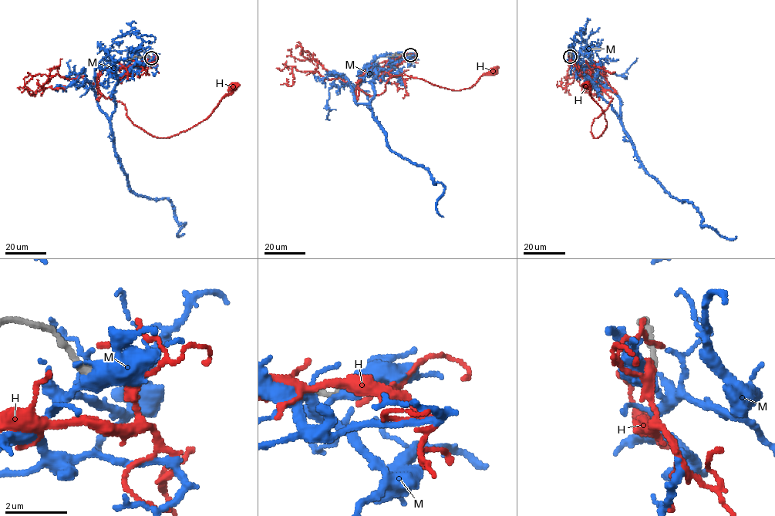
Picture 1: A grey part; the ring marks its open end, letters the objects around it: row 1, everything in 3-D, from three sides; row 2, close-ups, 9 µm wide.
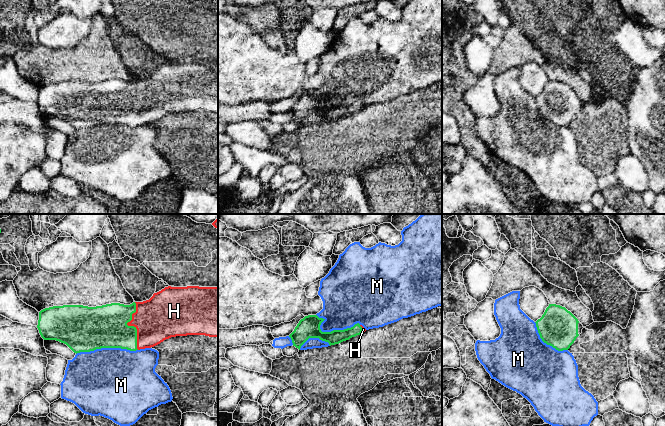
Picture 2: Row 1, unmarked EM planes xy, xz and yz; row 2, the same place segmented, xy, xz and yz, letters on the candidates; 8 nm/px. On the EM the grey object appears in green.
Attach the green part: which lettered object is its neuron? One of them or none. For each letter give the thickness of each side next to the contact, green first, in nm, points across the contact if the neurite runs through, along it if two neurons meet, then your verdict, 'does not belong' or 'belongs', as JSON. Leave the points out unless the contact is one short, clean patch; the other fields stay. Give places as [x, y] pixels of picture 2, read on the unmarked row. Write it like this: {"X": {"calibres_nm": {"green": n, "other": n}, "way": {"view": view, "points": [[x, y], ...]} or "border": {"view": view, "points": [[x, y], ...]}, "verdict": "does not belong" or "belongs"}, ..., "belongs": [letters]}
{"H": {"calibres_nm": {"green": 340, "other": 360}, "way": {"view": "xy", "points": [[105, 102], [131, 102], [159, 94]]}, "verdict": "belongs"}, "M": {"calibres_nm": {"green": 360, "other": 500}, "verdict": "does not belong"}, "belongs": ["H"]}

